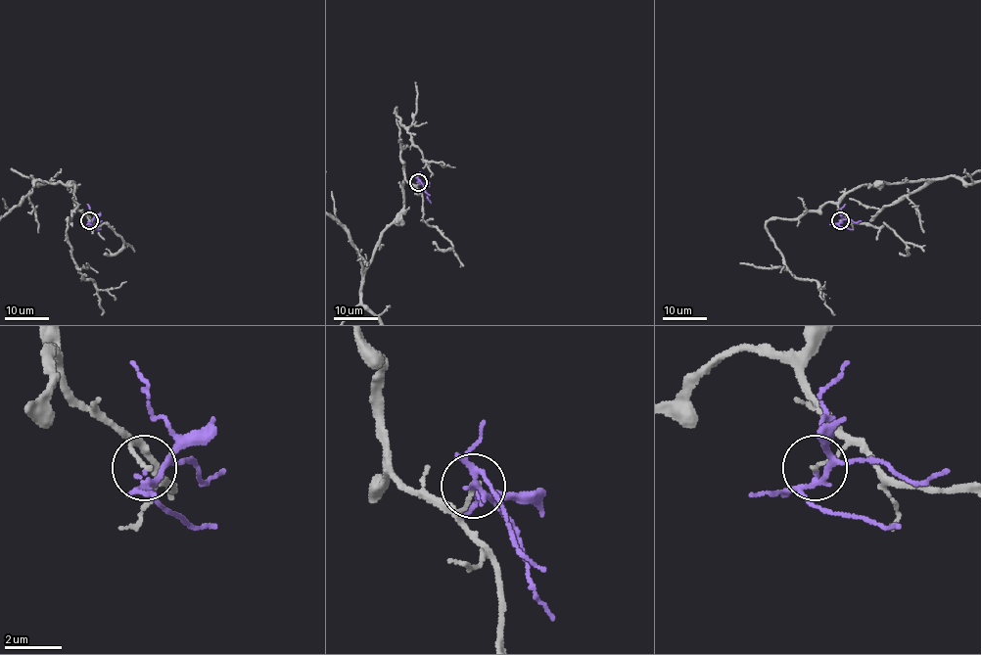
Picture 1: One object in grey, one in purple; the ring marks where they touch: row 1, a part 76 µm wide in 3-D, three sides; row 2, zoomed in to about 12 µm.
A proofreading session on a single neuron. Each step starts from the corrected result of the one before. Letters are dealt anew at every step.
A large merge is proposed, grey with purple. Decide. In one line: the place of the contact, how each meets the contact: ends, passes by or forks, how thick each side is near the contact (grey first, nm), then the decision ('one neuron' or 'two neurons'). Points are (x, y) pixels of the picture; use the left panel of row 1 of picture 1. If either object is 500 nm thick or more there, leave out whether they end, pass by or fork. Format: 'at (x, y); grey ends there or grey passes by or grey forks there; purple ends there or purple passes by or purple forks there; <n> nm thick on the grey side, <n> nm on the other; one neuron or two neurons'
at (89, 220); grey ends there; purple forks there; 130 nm thick on the grey side, 130 nm on the other; two neurons

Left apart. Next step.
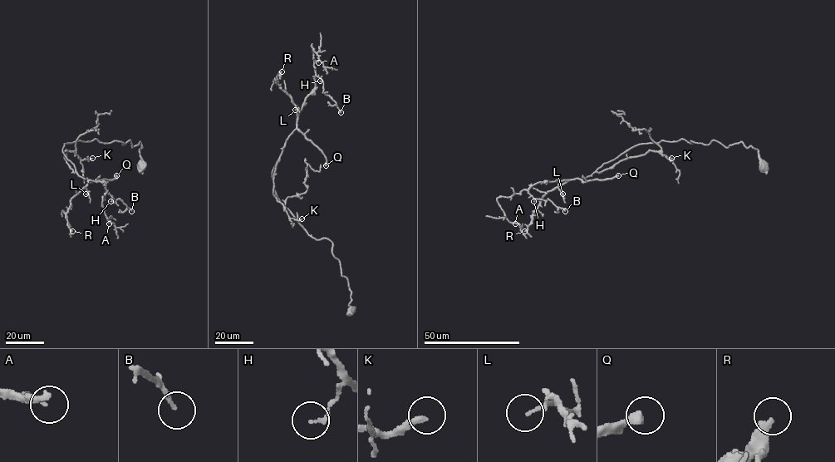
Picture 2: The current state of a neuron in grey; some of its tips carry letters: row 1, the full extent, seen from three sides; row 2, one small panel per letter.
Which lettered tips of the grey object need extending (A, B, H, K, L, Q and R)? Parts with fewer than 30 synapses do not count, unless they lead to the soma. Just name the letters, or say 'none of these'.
B, Q, R

